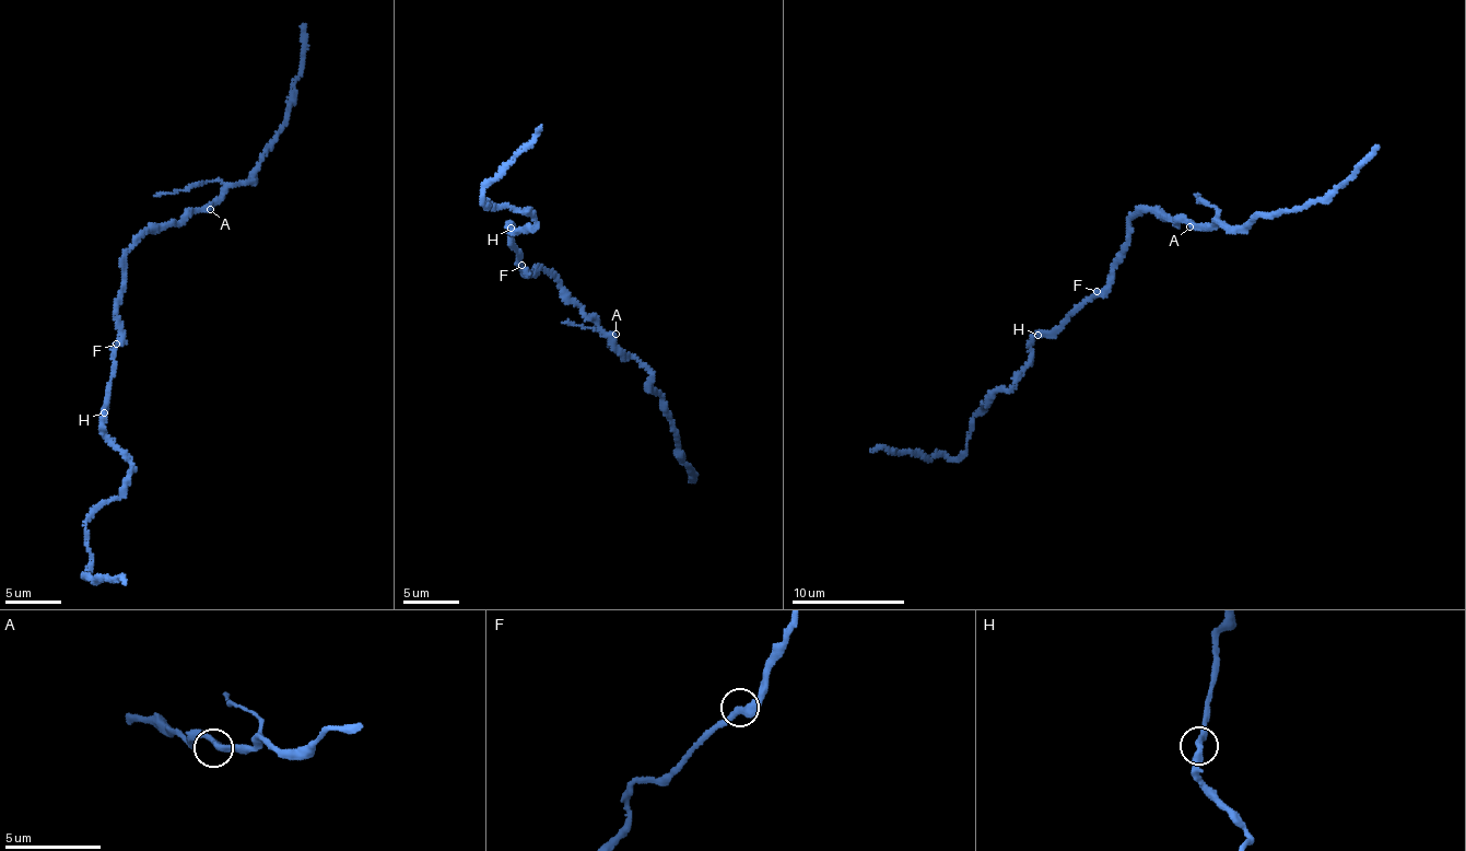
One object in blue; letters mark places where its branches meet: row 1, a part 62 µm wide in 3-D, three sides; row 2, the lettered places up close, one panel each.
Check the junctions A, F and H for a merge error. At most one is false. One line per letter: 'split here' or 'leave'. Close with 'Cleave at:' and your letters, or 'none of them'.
A: leave
F: leave
H: leave
Cleave at: none of them

